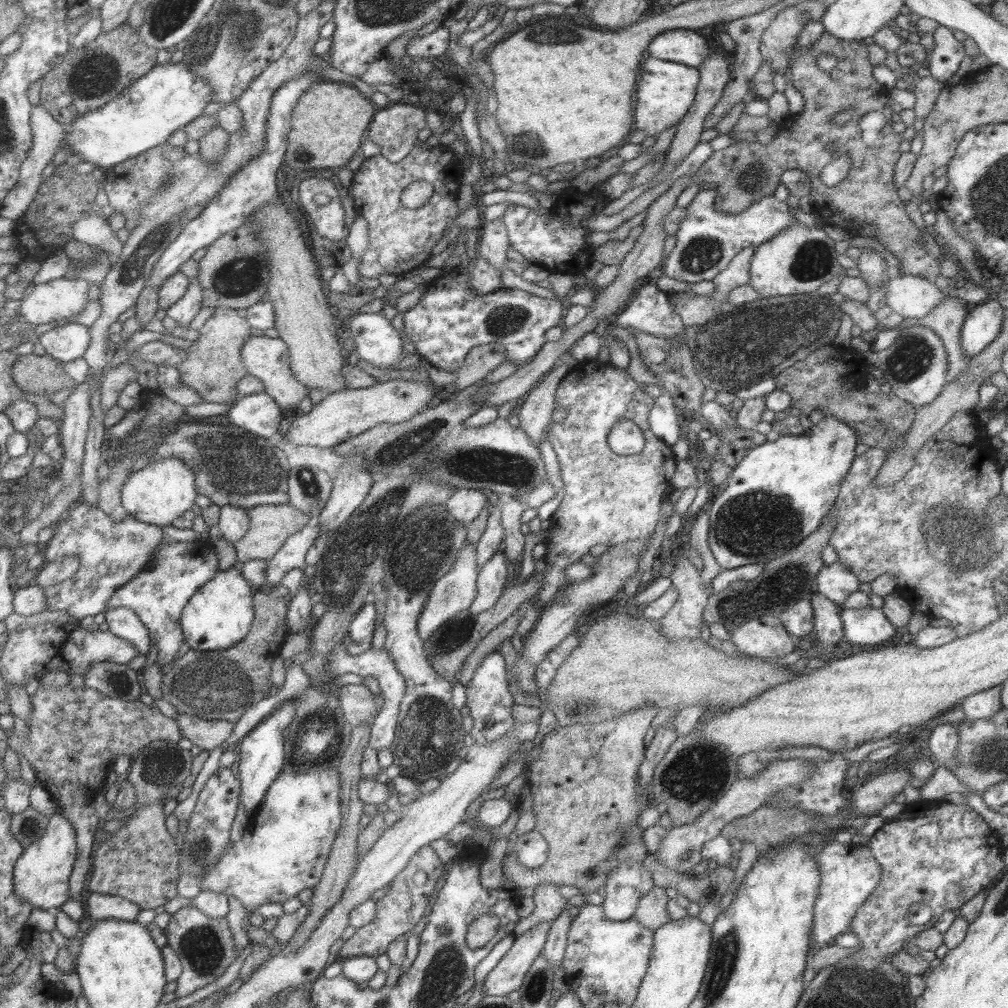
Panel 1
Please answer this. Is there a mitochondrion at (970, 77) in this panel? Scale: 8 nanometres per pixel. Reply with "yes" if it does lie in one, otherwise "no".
no

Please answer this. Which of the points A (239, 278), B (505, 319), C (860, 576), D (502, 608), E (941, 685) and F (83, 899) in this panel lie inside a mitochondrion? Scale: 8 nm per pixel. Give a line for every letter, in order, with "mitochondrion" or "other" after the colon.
A: mitochondrion
B: mitochondrion
C: other
D: other
E: other
F: other

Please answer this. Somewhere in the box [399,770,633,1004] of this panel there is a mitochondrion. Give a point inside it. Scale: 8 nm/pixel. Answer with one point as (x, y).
(594, 871)

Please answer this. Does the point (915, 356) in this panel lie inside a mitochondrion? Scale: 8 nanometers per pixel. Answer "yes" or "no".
yes

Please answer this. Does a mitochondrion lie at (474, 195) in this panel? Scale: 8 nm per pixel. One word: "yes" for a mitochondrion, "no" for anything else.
no

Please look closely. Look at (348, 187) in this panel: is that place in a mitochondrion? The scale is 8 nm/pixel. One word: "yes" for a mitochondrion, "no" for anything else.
no

